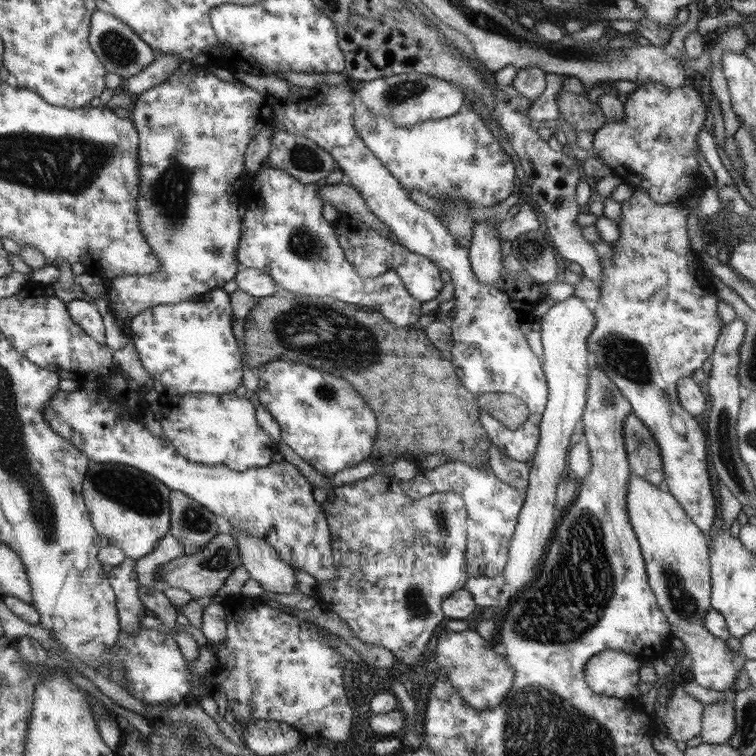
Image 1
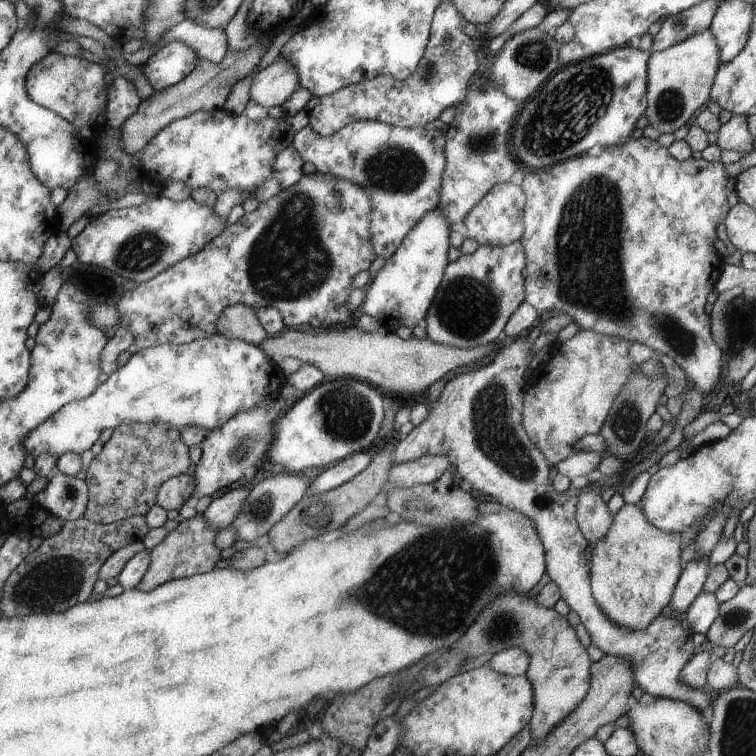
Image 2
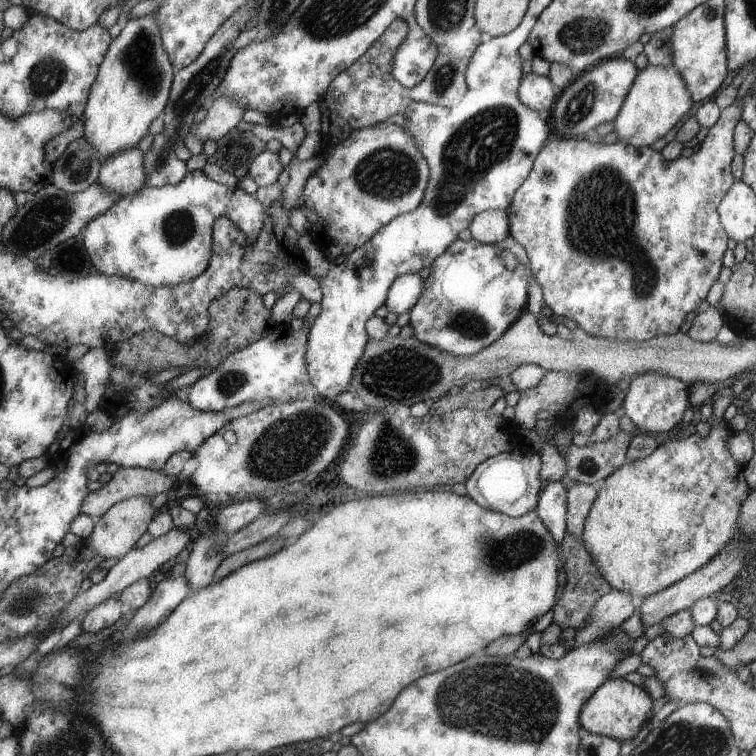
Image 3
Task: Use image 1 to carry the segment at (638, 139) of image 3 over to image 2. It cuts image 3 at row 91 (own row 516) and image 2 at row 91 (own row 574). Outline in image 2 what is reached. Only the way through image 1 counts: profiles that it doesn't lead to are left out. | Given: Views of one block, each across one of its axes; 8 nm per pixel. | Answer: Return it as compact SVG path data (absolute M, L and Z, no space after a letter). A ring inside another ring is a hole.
M704 30L700 34L694 34L675 46L666 48L664 51L651 53L650 65L647 68L647 111L646 118L650 125L660 134L674 133L681 126L686 126L688 118L700 110L708 102L708 94L712 87L714 74L718 74L722 66L722 51L715 40L715 34L710 30Z

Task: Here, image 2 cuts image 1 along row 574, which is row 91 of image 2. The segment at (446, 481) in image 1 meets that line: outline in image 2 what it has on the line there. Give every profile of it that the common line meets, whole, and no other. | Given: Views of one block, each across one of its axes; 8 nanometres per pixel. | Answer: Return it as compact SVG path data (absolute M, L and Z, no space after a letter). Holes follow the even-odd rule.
M487 69L476 72L470 83L467 99L456 106L454 120L447 125L446 171L443 173L442 195L439 207L444 210L450 226L464 222L473 208L483 200L493 187L516 181L518 162L510 158L508 152L508 132L514 126L518 117L518 104L511 100L506 93L496 88L492 80L488 80Z

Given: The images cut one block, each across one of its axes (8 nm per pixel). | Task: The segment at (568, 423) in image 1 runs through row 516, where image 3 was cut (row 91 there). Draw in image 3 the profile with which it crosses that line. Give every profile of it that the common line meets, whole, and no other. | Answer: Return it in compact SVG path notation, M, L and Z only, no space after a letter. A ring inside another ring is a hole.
M532 71L523 75L519 86L519 99L528 105L528 108L547 114L555 106L561 91L550 76L538 75Z

